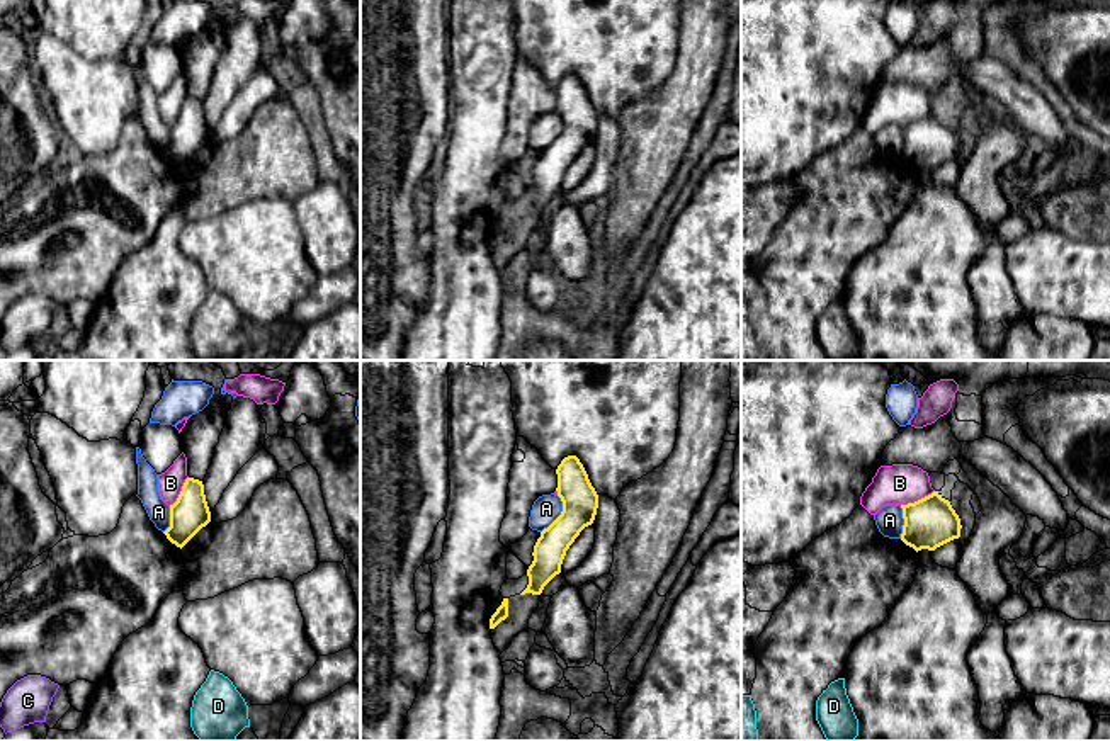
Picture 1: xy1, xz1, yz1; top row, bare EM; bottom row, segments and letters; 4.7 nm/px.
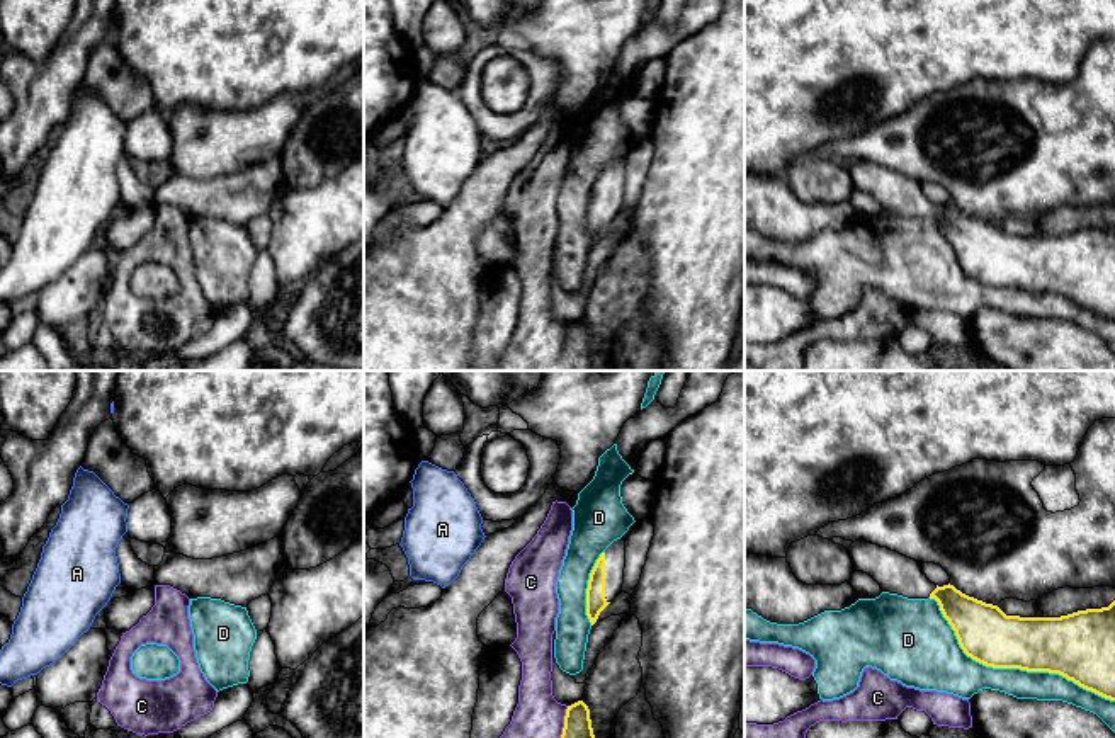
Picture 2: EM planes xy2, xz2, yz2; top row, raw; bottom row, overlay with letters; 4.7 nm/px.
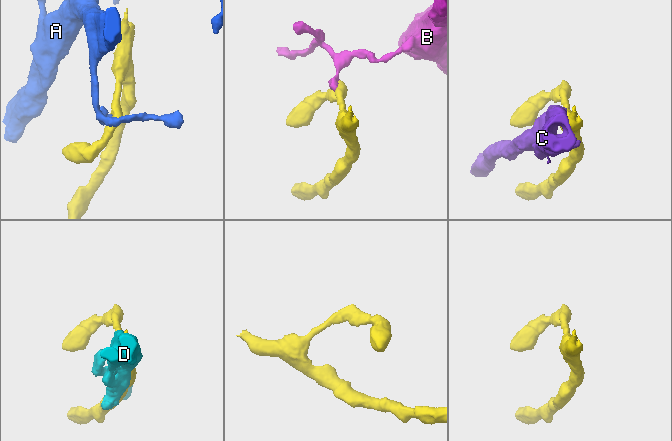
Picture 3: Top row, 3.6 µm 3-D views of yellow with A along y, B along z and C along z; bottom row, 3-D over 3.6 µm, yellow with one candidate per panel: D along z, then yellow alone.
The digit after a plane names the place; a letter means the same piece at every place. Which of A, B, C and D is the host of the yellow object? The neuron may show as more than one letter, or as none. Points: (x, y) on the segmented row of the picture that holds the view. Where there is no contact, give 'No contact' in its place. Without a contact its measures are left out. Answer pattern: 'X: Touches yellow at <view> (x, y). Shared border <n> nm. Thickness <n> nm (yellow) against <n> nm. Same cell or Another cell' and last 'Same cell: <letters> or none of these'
A: Touches yellow at xz1 (561, 514). Shared border 200 nm. Thickness 170 nm (yellow) against 140 nm. Another cell
B: Touches yellow at yz1 (918, 500). Shared border 180 nm. Thickness 240 nm (yellow) against 190 nm. Another cell
C: Touches yellow at xz2 (565, 721). Shared border 160 nm. Thickness 130 nm (yellow) against 220 nm. Another cell
D: Touches yellow at yz2 (1010, 667). Shared border 1000 nm. Thickness 280 nm (yellow) against 190 nm. Another cell
Same cell: none of these

